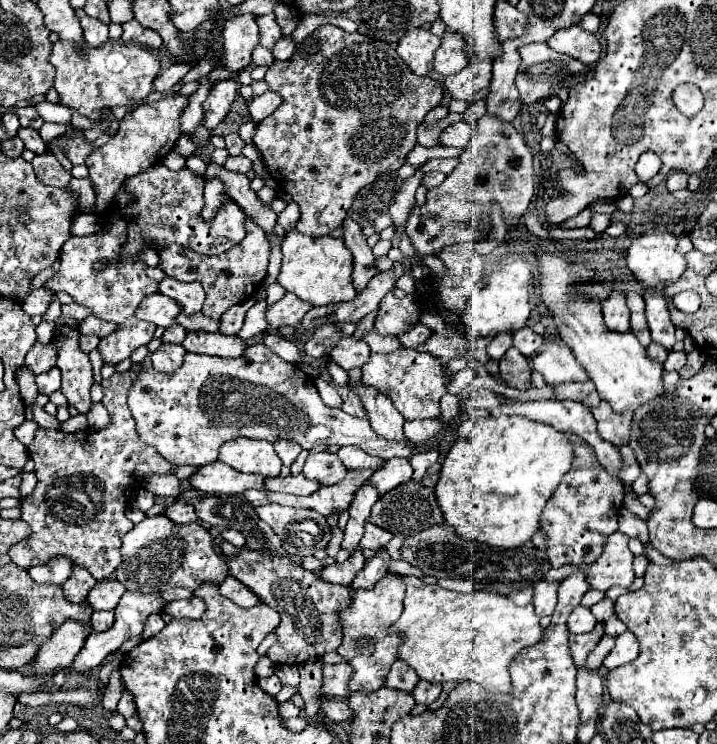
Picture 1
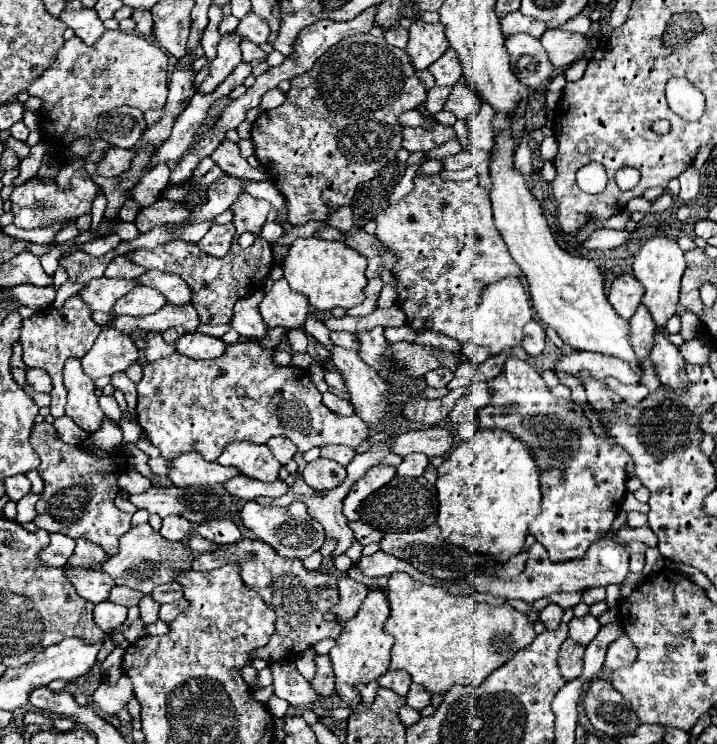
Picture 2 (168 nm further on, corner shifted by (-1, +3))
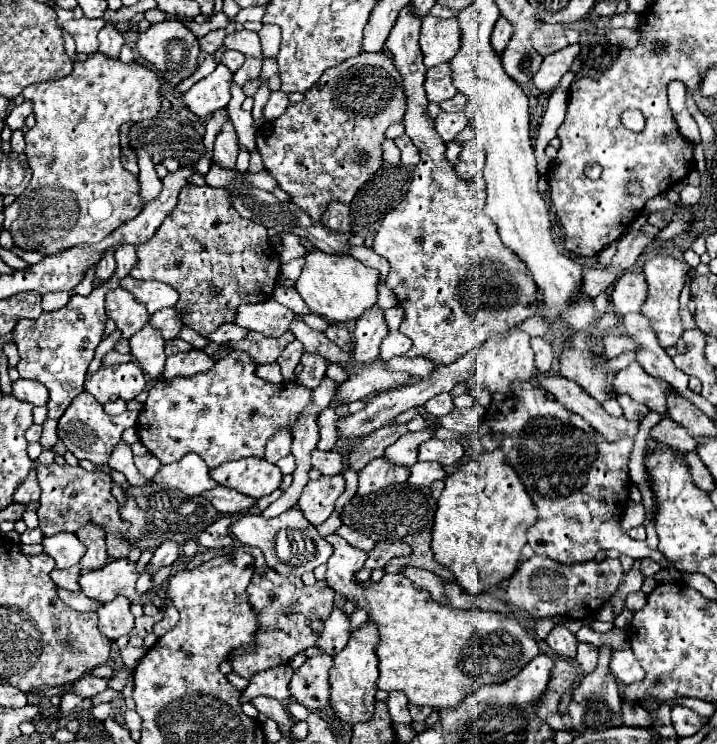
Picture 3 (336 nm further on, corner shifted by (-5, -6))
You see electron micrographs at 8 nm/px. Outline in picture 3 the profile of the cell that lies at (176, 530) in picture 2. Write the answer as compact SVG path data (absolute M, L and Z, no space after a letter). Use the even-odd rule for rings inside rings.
M163 542L157 550L155 550L155 554L153 554L153 558L149 560L149 564L151 566L155 566L155 568L163 568L163 566L169 566L169 564L173 564L175 560L177 560L177 556L179 556L179 546L175 544L175 542Z

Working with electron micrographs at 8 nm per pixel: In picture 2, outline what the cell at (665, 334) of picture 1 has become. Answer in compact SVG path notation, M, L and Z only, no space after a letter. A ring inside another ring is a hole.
M657 329L655 333L655 345L651 351L651 361L657 365L659 381L665 387L685 389L689 385L689 379L685 375L685 359L679 353L679 347L675 347L667 337L663 329Z

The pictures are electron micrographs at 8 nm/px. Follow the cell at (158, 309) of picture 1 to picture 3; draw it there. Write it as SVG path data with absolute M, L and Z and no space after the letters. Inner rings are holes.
M123 288L107 292L107 316L115 320L123 338L131 338L149 320L147 308Z

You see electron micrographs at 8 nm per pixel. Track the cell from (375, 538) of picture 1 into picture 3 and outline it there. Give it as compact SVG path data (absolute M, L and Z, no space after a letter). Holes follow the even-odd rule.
M341 526L341 528L337 530L337 534L339 534L343 540L347 540L351 546L355 546L355 548L359 548L359 550L363 550L363 552L369 552L369 550L375 546L375 542L373 542L371 538L363 536L363 534L359 534L359 532L347 528L347 526Z

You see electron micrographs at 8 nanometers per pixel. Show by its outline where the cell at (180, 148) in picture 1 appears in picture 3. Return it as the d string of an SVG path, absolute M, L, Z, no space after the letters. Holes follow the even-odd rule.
M247 56L245 62L243 62L243 66L233 74L233 76L235 76L235 82L237 82L239 86L243 86L247 80L257 78L259 72L261 72L261 64L263 64L261 58L249 58L249 56Z

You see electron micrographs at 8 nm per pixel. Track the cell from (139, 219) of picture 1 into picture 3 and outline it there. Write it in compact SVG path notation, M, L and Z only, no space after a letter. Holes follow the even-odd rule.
M135 362L101 368L97 374L85 380L85 390L95 396L99 404L111 402L111 396L119 400L133 400L145 388L145 374Z

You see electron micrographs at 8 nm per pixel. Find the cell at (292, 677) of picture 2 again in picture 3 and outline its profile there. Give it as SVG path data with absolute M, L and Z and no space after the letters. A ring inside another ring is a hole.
M281 664L281 666L255 674L249 682L249 688L242 692L240 703L243 705L259 694L271 696L279 702L289 702L291 700L291 694L289 694L291 676L293 676L293 668L289 664Z

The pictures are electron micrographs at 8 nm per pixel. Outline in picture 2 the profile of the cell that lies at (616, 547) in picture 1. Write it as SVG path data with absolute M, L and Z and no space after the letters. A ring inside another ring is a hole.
M603 537L599 541L595 541L587 555L583 559L571 559L571 561L563 561L563 563L551 563L547 551L541 547L541 543L535 543L529 551L529 559L527 559L527 567L525 571L517 577L517 579L487 579L487 577L475 577L473 581L473 589L481 591L481 593L491 593L497 597L507 597L507 599L521 599L527 603L533 603L537 599L543 599L551 593L559 593L559 591L583 591L583 589L591 589L591 587L607 587L611 583L623 583L627 573L629 573L629 551L619 545L613 537Z

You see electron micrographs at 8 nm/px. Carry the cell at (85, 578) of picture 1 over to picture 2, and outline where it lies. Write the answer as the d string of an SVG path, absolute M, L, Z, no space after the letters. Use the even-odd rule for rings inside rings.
M79 539L77 547L75 547L75 553L69 557L67 565L69 567L93 567L95 561L99 565L105 559L107 559L107 555L105 555L105 551L99 545L89 543L85 539Z

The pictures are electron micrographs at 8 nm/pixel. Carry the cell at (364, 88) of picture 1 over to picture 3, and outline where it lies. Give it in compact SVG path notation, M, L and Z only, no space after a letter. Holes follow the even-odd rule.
M363 52L323 72L319 84L305 92L303 102L289 104L283 116L263 124L257 130L257 150L263 158L267 172L277 178L279 188L291 194L295 198L295 204L303 208L311 216L311 220L319 222L331 200L349 204L357 190L381 168L381 142L385 140L385 130L389 124L401 122L403 114L405 94L401 74L393 66L393 60L383 56L381 52Z

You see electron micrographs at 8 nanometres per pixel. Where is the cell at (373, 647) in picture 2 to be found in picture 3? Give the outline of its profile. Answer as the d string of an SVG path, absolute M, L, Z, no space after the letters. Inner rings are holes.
M363 624L359 630L351 634L347 646L335 656L335 662L329 672L329 704L333 712L347 724L367 722L373 716L377 678L379 678L379 660L375 656L375 646L379 642L379 632L375 624Z

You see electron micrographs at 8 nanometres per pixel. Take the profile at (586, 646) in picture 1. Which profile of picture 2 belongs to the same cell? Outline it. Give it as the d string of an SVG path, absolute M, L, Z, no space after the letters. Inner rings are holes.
M567 637L561 645L559 651L559 667L563 671L563 677L567 681L575 679L581 675L581 667L583 667L583 651L585 647L581 643L573 643L571 637Z

